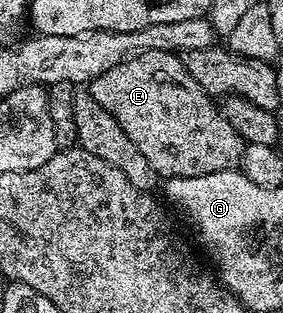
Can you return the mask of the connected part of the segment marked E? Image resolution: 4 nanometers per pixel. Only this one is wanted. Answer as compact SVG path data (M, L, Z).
M150 50L122 62L118 66L110 66L106 74L94 78L90 82L90 95L102 110L110 110L110 114L126 130L130 142L142 150L146 162L154 166L154 170L162 178L181 176L194 178L202 174L227 172L241 163L245 143L244 139L230 126L230 122L220 113L217 101L209 96L194 78L190 78L190 70L186 70L183 59L177 53Z

